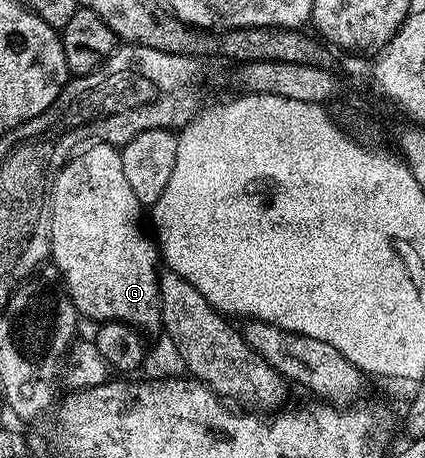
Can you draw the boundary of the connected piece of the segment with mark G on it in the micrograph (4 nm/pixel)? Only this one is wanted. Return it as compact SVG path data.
M91 143L82 151L76 152L74 156L68 160L67 164L59 170L59 174L55 177L55 188L51 190L51 212L49 220L51 223L51 256L50 260L55 261L55 265L59 268L62 284L65 286L67 294L71 297L72 303L75 304L76 310L80 314L83 313L87 317L92 317L95 323L104 322L123 322L131 325L132 328L142 331L144 334L159 333L161 322L159 320L159 275L161 265L161 254L157 248L156 242L143 234L143 229L139 226L139 212L141 206L137 195L133 195L133 190L129 187L129 182L125 179L125 167L121 167L121 152L116 146L106 143Z

